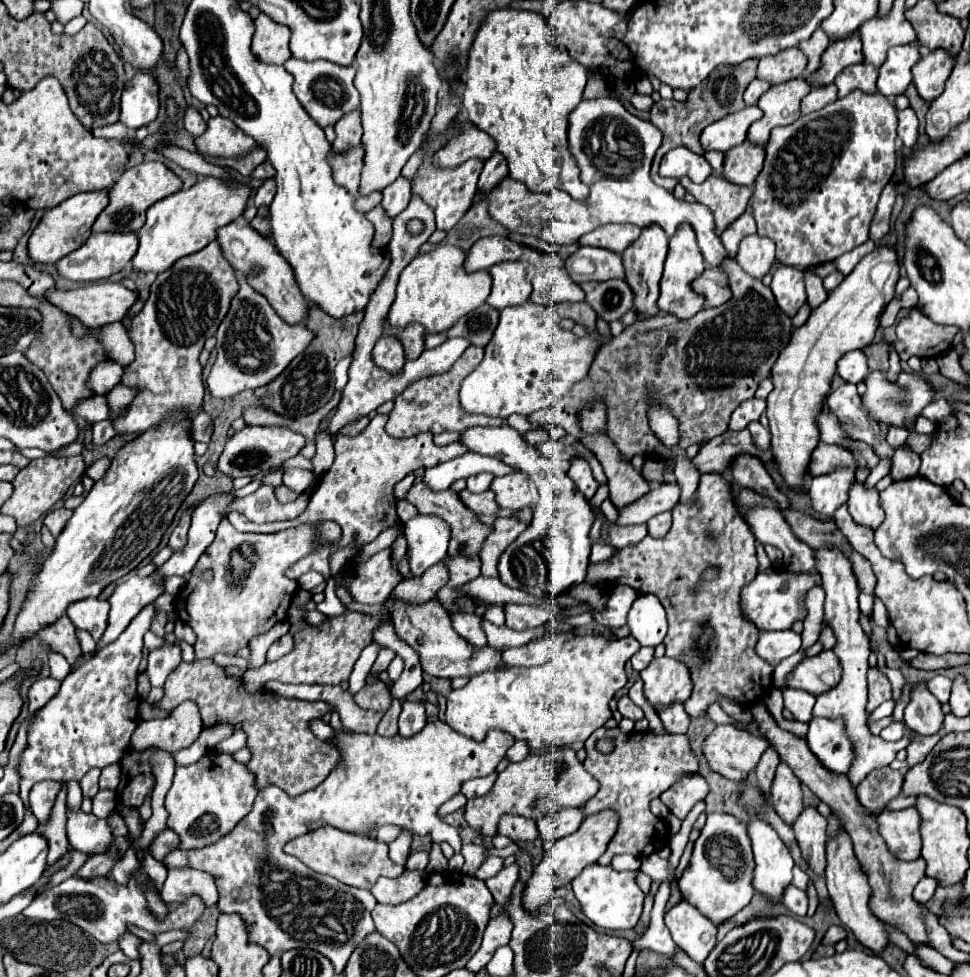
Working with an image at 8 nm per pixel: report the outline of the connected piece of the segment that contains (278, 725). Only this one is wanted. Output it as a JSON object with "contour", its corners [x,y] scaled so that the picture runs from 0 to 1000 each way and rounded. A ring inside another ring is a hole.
{"contour":[[[202,676],[198,680],[188,678],[184,686],[171,694],[169,712],[165,719],[161,719],[161,723],[175,729],[192,716],[204,721],[210,747],[237,741],[254,749],[254,764],[260,770],[256,788],[262,792],[266,809],[274,805],[287,805],[299,815],[313,813],[332,802],[340,788],[344,788],[344,784],[351,780],[348,766],[340,759],[328,757],[320,747],[322,737],[330,737],[336,729],[346,727],[338,719],[297,716],[278,708],[276,704],[256,708],[247,694],[235,694],[231,684],[223,682],[219,676]]]}

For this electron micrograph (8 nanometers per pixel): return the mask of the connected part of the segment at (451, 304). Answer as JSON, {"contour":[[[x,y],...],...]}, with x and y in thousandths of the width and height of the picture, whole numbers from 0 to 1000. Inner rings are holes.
{"contour":[[[454,250],[441,260],[431,260],[412,280],[408,307],[402,315],[400,330],[406,336],[416,336],[423,330],[431,330],[439,334],[441,342],[460,340],[472,325],[499,311],[507,295],[507,285],[503,278],[478,278],[478,266],[480,260],[472,252],[464,250]]]}

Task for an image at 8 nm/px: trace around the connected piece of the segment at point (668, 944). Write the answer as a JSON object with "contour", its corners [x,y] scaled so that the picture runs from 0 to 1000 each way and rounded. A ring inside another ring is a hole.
{"contour":[[[682,903],[680,909],[678,909],[678,913],[676,913],[670,950],[668,950],[668,954],[664,958],[660,958],[660,960],[656,960],[652,964],[652,970],[656,970],[656,972],[668,970],[668,972],[674,972],[674,974],[680,974],[680,976],[687,976],[687,979],[695,979],[695,974],[697,974],[699,968],[691,960],[689,950],[685,946],[685,931],[687,931],[689,919],[691,919],[691,907],[685,909],[685,903]]]}

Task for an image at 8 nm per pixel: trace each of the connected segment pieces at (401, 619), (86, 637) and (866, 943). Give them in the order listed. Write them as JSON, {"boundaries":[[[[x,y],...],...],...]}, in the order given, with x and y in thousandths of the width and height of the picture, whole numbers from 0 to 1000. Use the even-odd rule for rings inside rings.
{"boundaries":[[[[447,612],[435,620],[414,620],[410,616],[410,620],[406,620],[404,637],[406,637],[408,651],[429,665],[429,669],[433,671],[435,686],[443,692],[449,692],[449,694],[480,692],[480,694],[485,694],[499,686],[522,684],[515,673],[515,667],[507,665],[505,661],[489,665],[487,659],[482,659],[478,653],[474,653],[468,647],[468,643],[464,641],[464,633],[462,633],[460,624],[456,624],[456,620],[452,620],[452,616]]],[[[80,645],[80,655],[82,655],[82,661],[85,661],[87,669],[95,669],[99,665],[99,657],[97,657],[97,653],[91,647]]],[[[864,854],[864,858],[856,858],[854,866],[852,866],[852,874],[854,874],[854,886],[852,886],[852,905],[854,905],[854,913],[856,913],[856,921],[860,925],[860,931],[866,940],[866,944],[880,956],[880,960],[895,972],[899,972],[903,979],[907,979],[915,966],[918,966],[918,958],[913,954],[913,950],[909,948],[909,944],[899,936],[895,921],[897,921],[897,907],[893,901],[893,895],[885,890],[885,882],[878,870],[878,860],[874,854]]]]}

